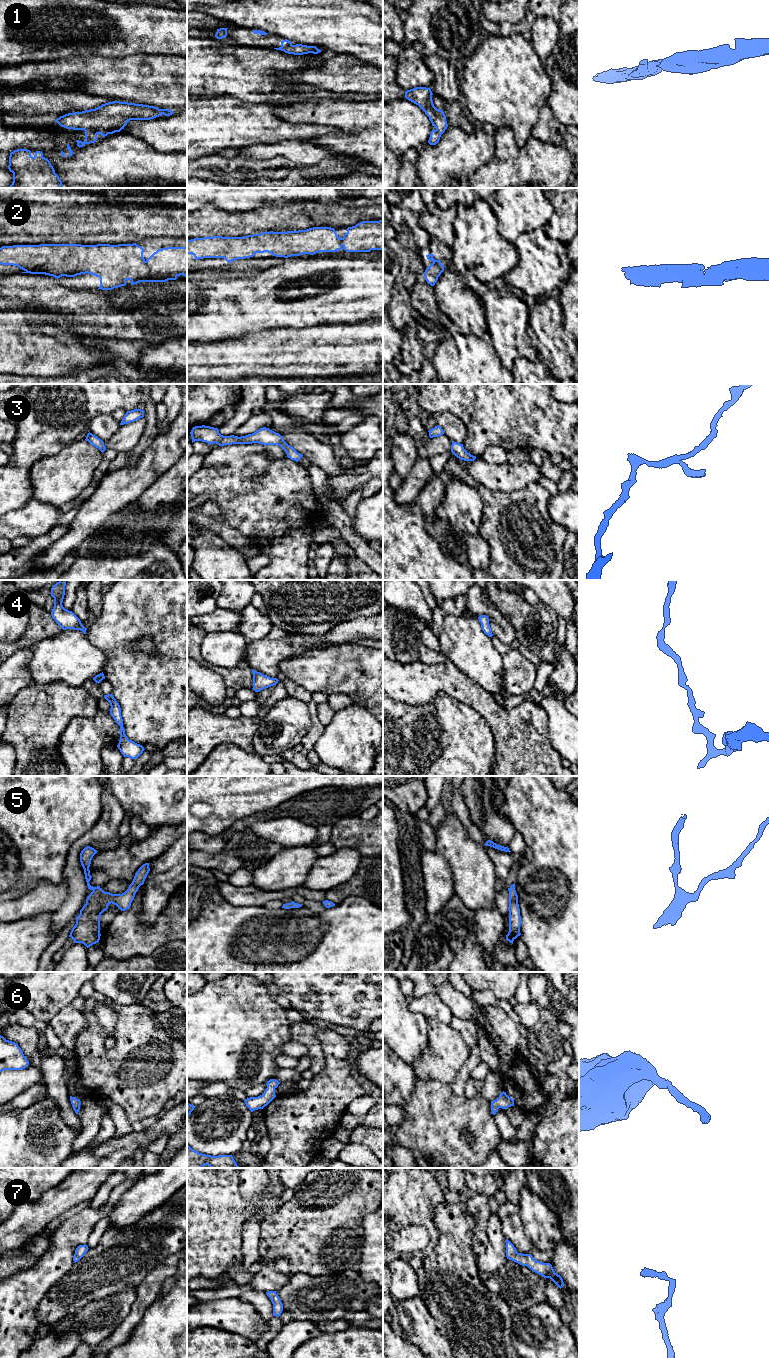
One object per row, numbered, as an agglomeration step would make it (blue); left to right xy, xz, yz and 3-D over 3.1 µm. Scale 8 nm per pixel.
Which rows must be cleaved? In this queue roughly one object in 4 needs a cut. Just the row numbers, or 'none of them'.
none of them

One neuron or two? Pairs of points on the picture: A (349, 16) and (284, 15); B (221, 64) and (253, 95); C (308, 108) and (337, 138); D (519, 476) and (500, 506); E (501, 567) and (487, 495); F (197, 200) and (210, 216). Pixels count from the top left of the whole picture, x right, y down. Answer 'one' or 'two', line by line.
A: one
B: one
C: one
D: two
E: one
F: two

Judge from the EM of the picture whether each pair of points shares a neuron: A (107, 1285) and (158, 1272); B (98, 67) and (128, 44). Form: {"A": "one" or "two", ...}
{"A": "two", "B": "two"}

